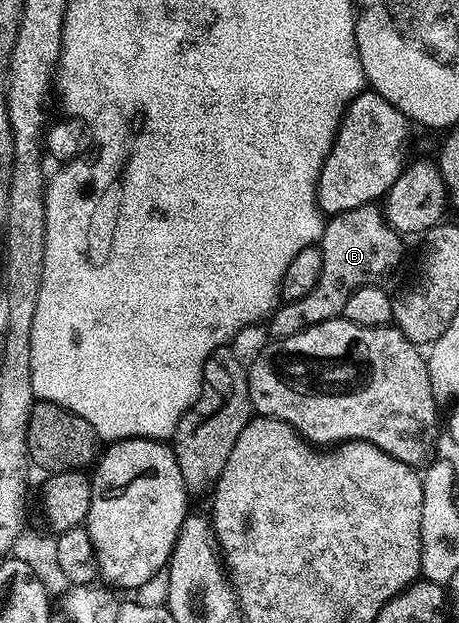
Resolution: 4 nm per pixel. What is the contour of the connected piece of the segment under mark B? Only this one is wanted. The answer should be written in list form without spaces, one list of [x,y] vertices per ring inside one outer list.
[[[369,204],[333,214],[324,223],[324,234],[318,243],[322,251],[322,276],[306,296],[293,302],[284,302],[267,323],[273,339],[294,336],[311,326],[331,318],[339,318],[346,308],[346,300],[363,286],[379,283],[404,258],[405,239],[384,217],[379,205]]]

